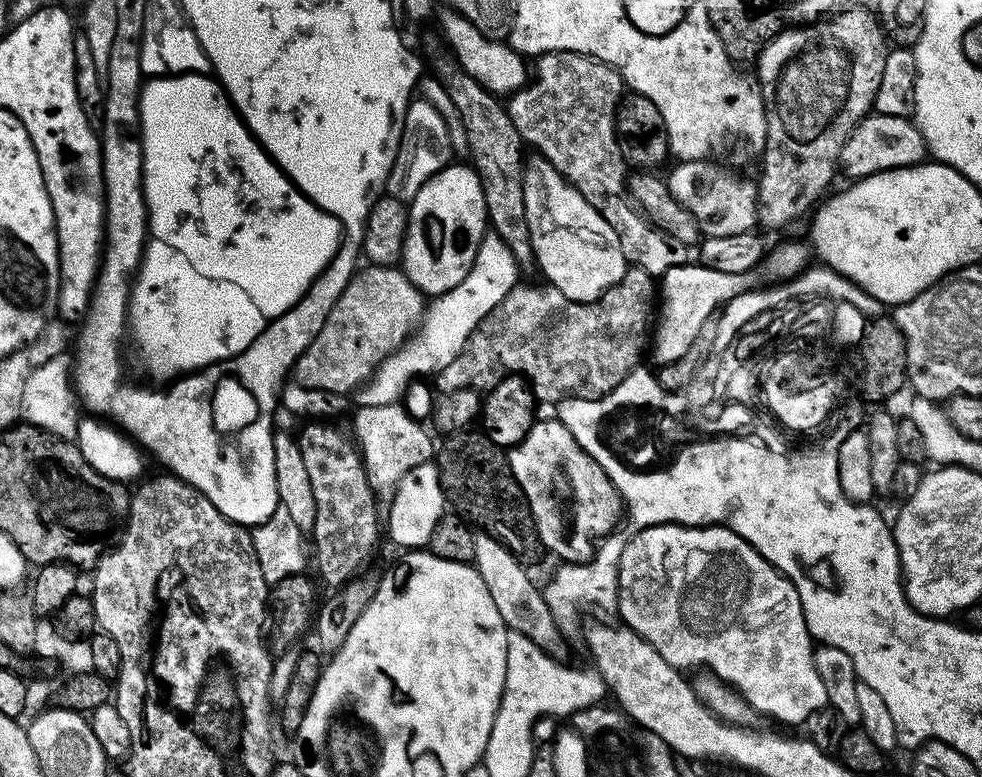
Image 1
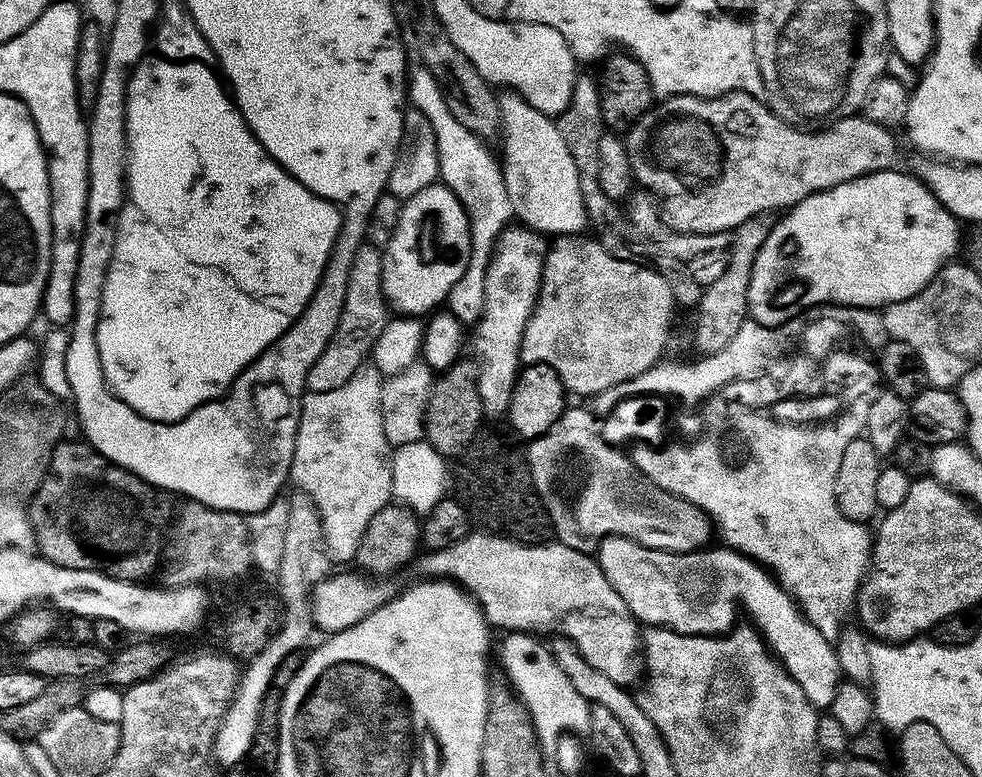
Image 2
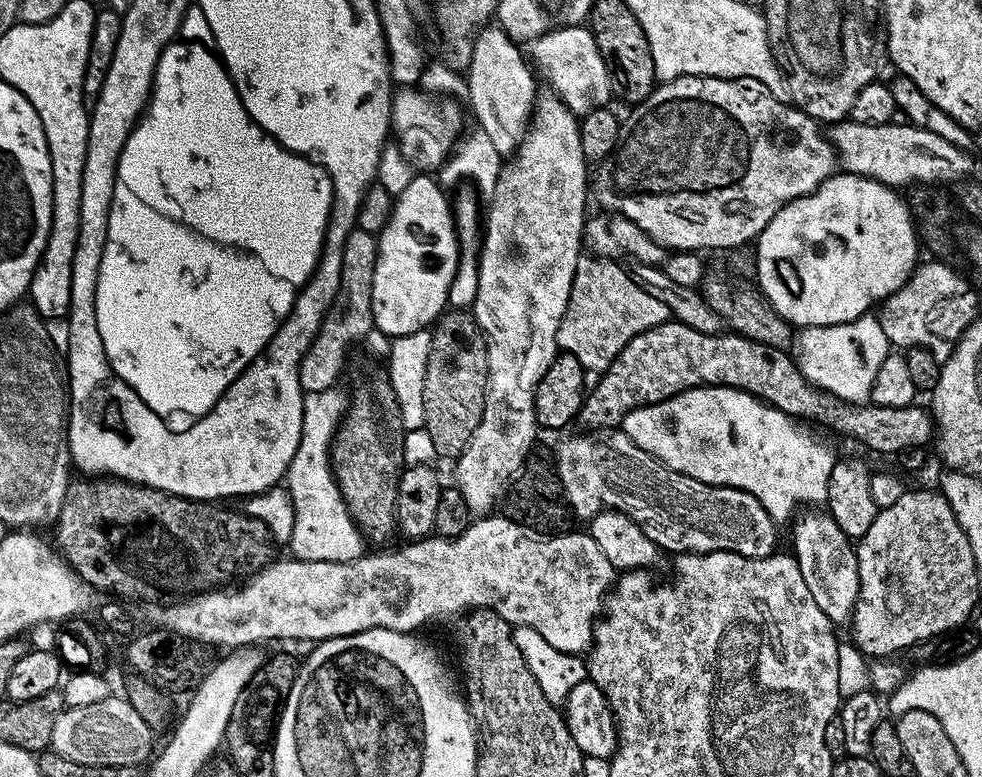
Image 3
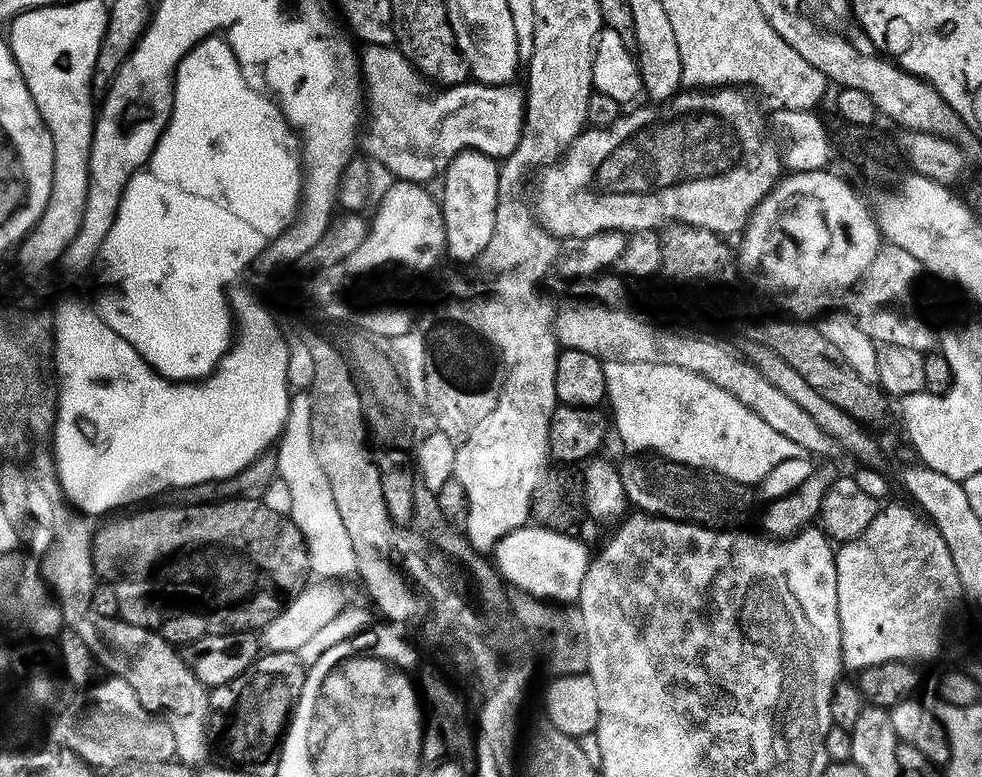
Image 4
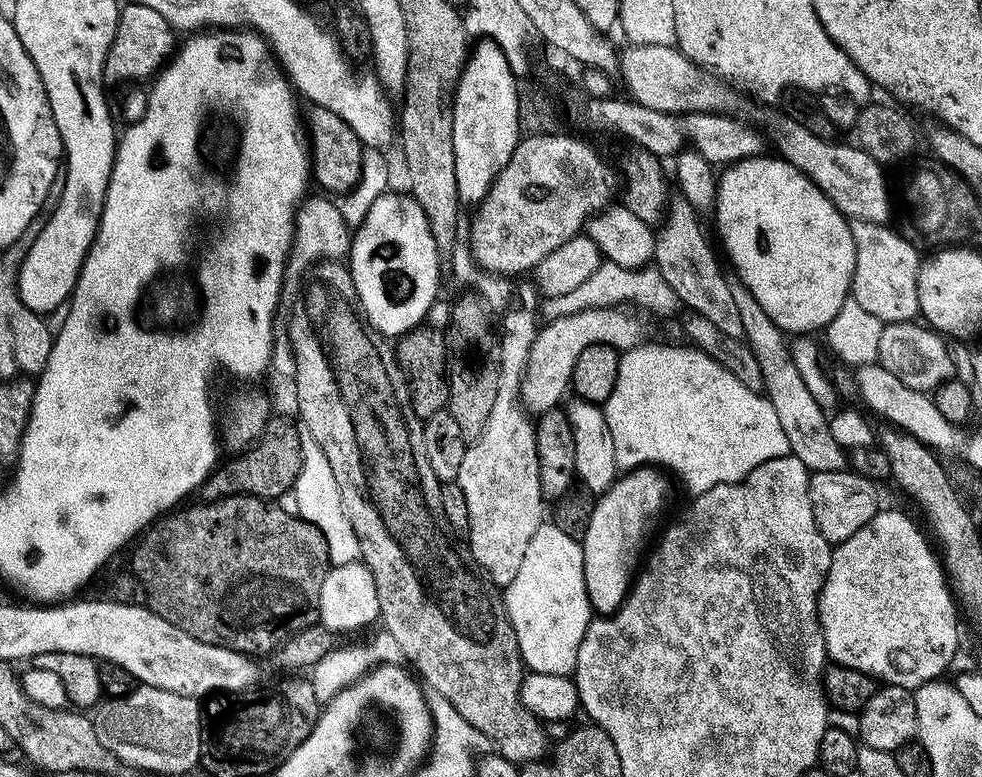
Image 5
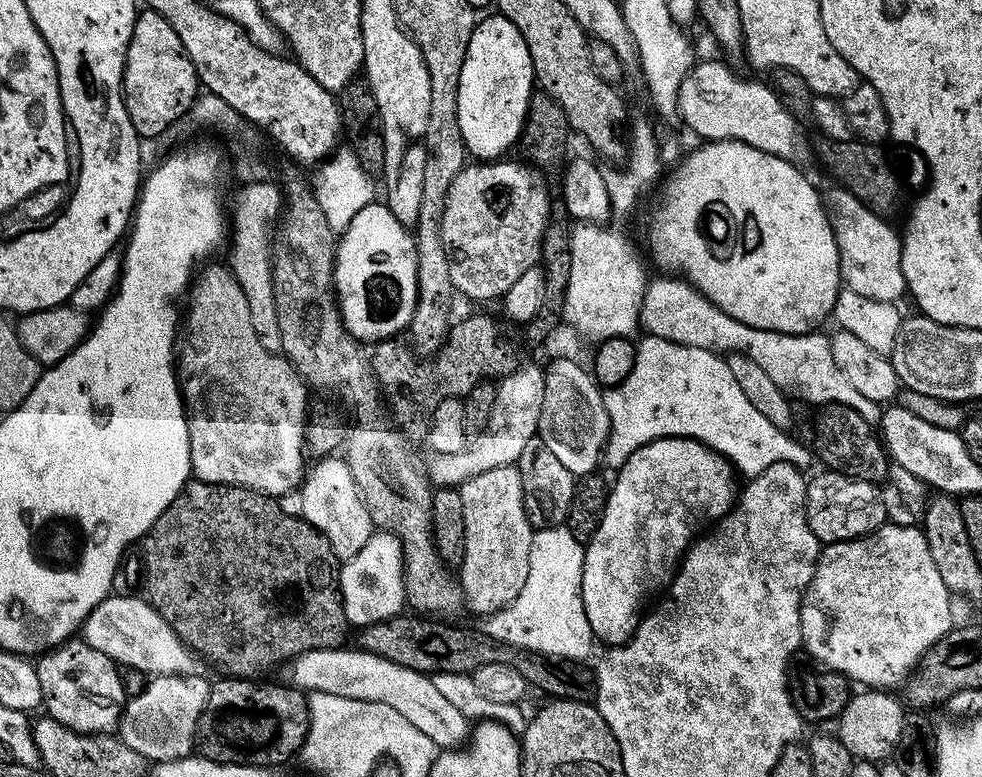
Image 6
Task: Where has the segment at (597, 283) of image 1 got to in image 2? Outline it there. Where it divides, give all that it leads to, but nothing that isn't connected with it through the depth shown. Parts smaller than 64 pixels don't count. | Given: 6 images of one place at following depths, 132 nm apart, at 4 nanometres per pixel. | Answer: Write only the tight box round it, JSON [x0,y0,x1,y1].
[498,94,589,237]

